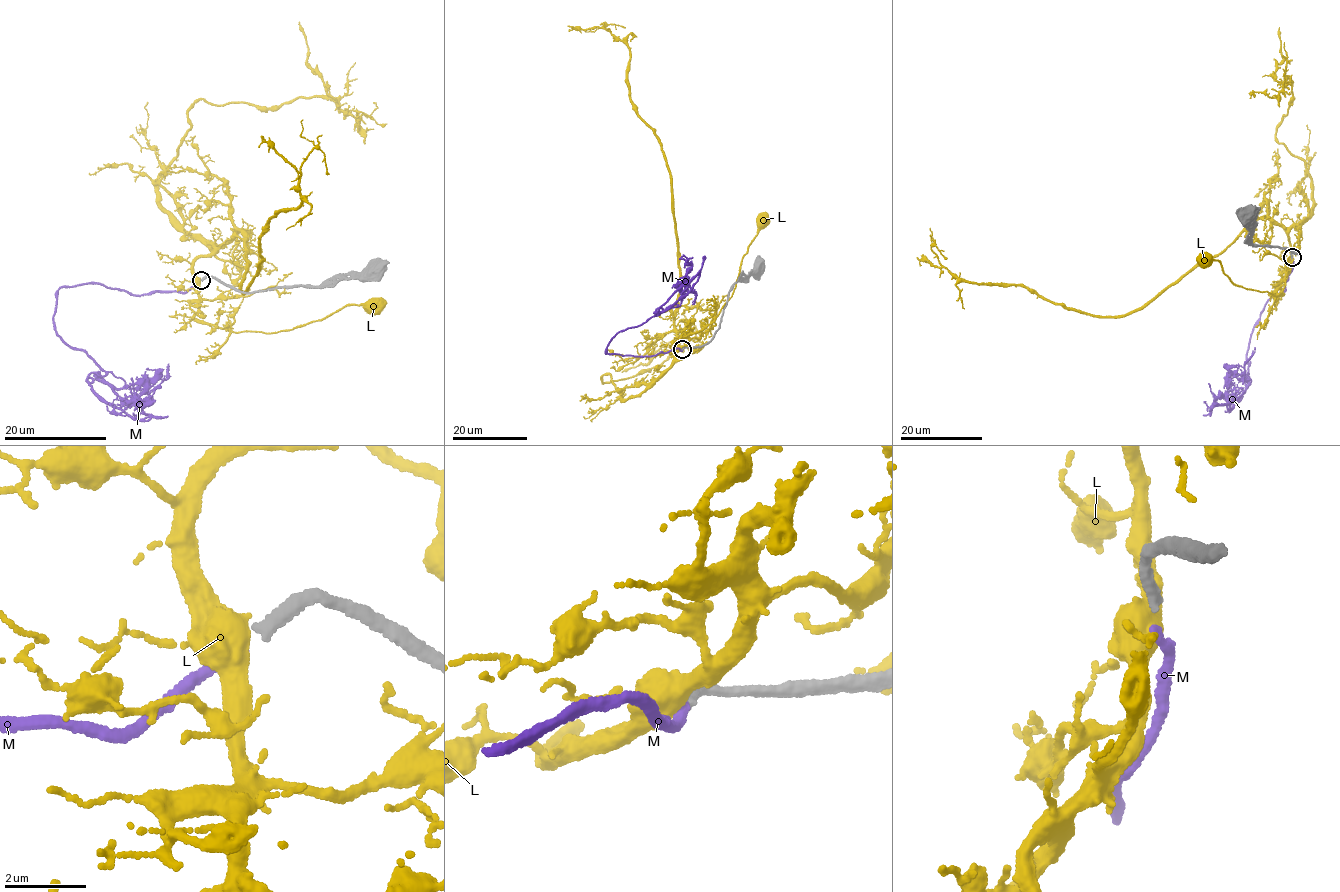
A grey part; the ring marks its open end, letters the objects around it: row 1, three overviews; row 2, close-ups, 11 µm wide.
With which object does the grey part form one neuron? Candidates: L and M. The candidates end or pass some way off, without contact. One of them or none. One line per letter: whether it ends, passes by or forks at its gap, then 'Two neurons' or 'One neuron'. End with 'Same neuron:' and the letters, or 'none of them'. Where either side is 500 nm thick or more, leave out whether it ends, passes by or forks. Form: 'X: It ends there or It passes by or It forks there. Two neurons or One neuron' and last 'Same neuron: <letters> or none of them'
L: Two neurons
M: It ends there. One neuron
Same neuron: M

